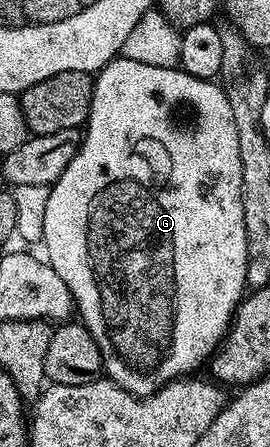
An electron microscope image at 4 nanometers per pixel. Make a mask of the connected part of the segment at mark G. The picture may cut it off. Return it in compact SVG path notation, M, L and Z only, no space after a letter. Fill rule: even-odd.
M117 57L110 60L106 66L100 68L92 84L92 100L88 110L88 122L82 131L80 140L80 150L66 165L66 169L52 184L48 192L46 201L46 221L44 222L44 238L42 247L48 250L46 254L47 262L51 263L58 277L66 281L74 300L75 310L82 320L89 333L94 337L94 341L100 350L100 356L104 362L103 374L117 383L122 389L129 391L131 395L146 396L152 395L159 387L165 387L174 379L183 379L191 376L200 366L205 366L206 360L220 346L223 338L228 333L228 324L232 321L232 316L236 314L236 308L240 306L240 300L245 298L246 288L248 287L248 246L246 245L246 225L244 224L244 214L242 213L242 157L238 153L238 129L234 129L234 117L230 110L230 101L226 101L226 93L219 82L211 79L199 79L190 73L186 73L179 66L159 67L158 65L146 65L142 61L131 57Z

